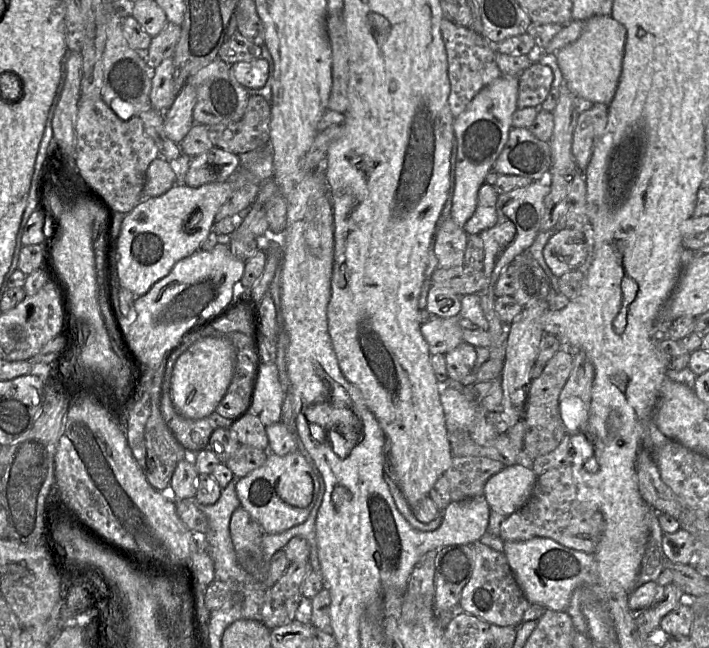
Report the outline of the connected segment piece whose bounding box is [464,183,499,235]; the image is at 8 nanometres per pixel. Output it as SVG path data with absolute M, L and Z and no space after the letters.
M483 183L478 192L477 208L464 225L464 230L468 235L479 234L497 223L496 203L498 196L494 186Z

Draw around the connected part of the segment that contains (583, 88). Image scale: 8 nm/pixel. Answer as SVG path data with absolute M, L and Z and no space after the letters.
M595 15L585 21L578 39L557 51L558 65L573 95L593 103L610 104L622 71L626 35L625 27L611 16Z

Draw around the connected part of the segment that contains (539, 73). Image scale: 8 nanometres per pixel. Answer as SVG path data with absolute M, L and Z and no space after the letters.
M533 62L519 75L517 107L540 107L552 88L553 79L549 66Z

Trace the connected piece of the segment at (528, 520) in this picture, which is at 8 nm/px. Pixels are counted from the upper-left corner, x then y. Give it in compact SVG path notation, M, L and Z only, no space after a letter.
M566 465L537 477L526 504L501 523L499 537L503 542L550 538L567 548L594 554L604 530L604 517L598 508L593 504L581 504L578 500L571 465Z

